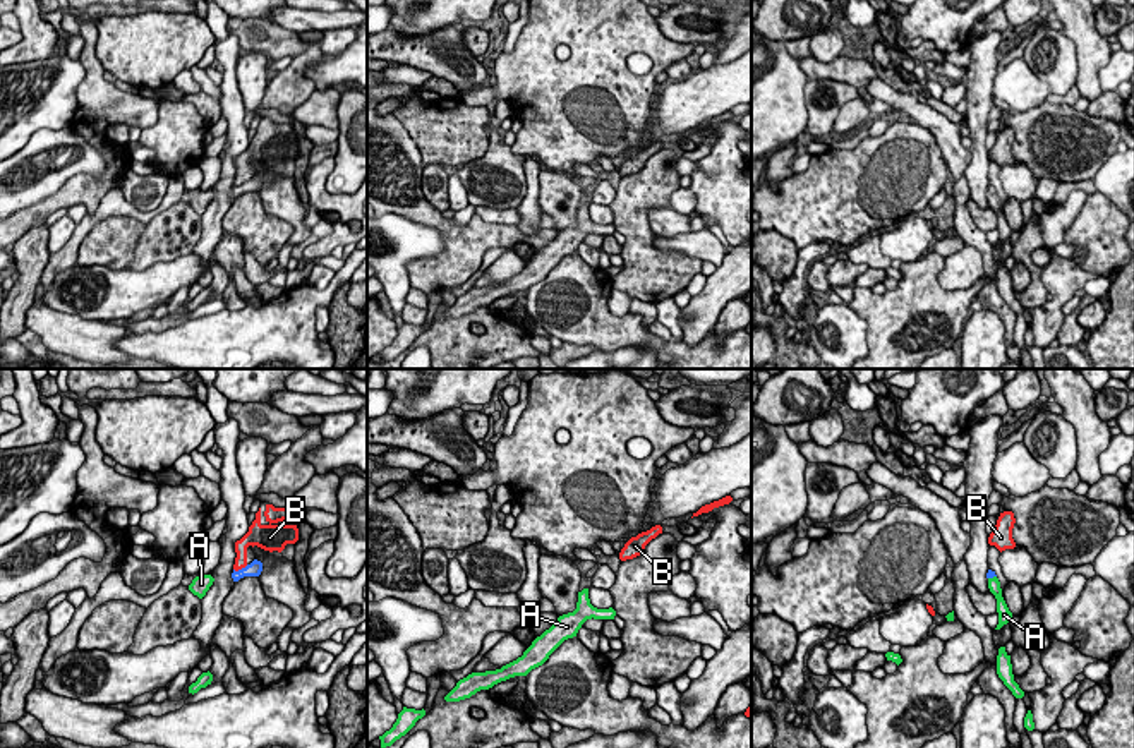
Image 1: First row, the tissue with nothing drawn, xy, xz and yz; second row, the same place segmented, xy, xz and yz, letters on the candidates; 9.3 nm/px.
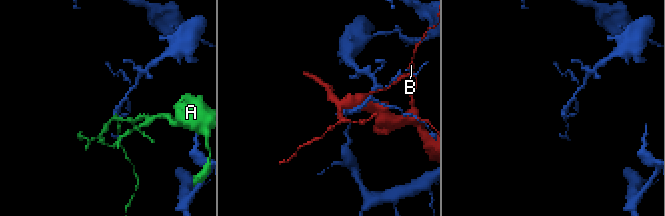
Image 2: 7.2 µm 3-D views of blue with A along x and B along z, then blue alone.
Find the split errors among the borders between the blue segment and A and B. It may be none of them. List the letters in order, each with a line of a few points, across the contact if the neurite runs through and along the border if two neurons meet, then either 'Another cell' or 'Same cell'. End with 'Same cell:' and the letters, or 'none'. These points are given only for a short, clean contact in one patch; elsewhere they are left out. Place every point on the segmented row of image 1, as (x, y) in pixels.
A: Line: yz (990, 573), (992, 577), (994, 584). Same cell
B: Another cell
Same cell: A

